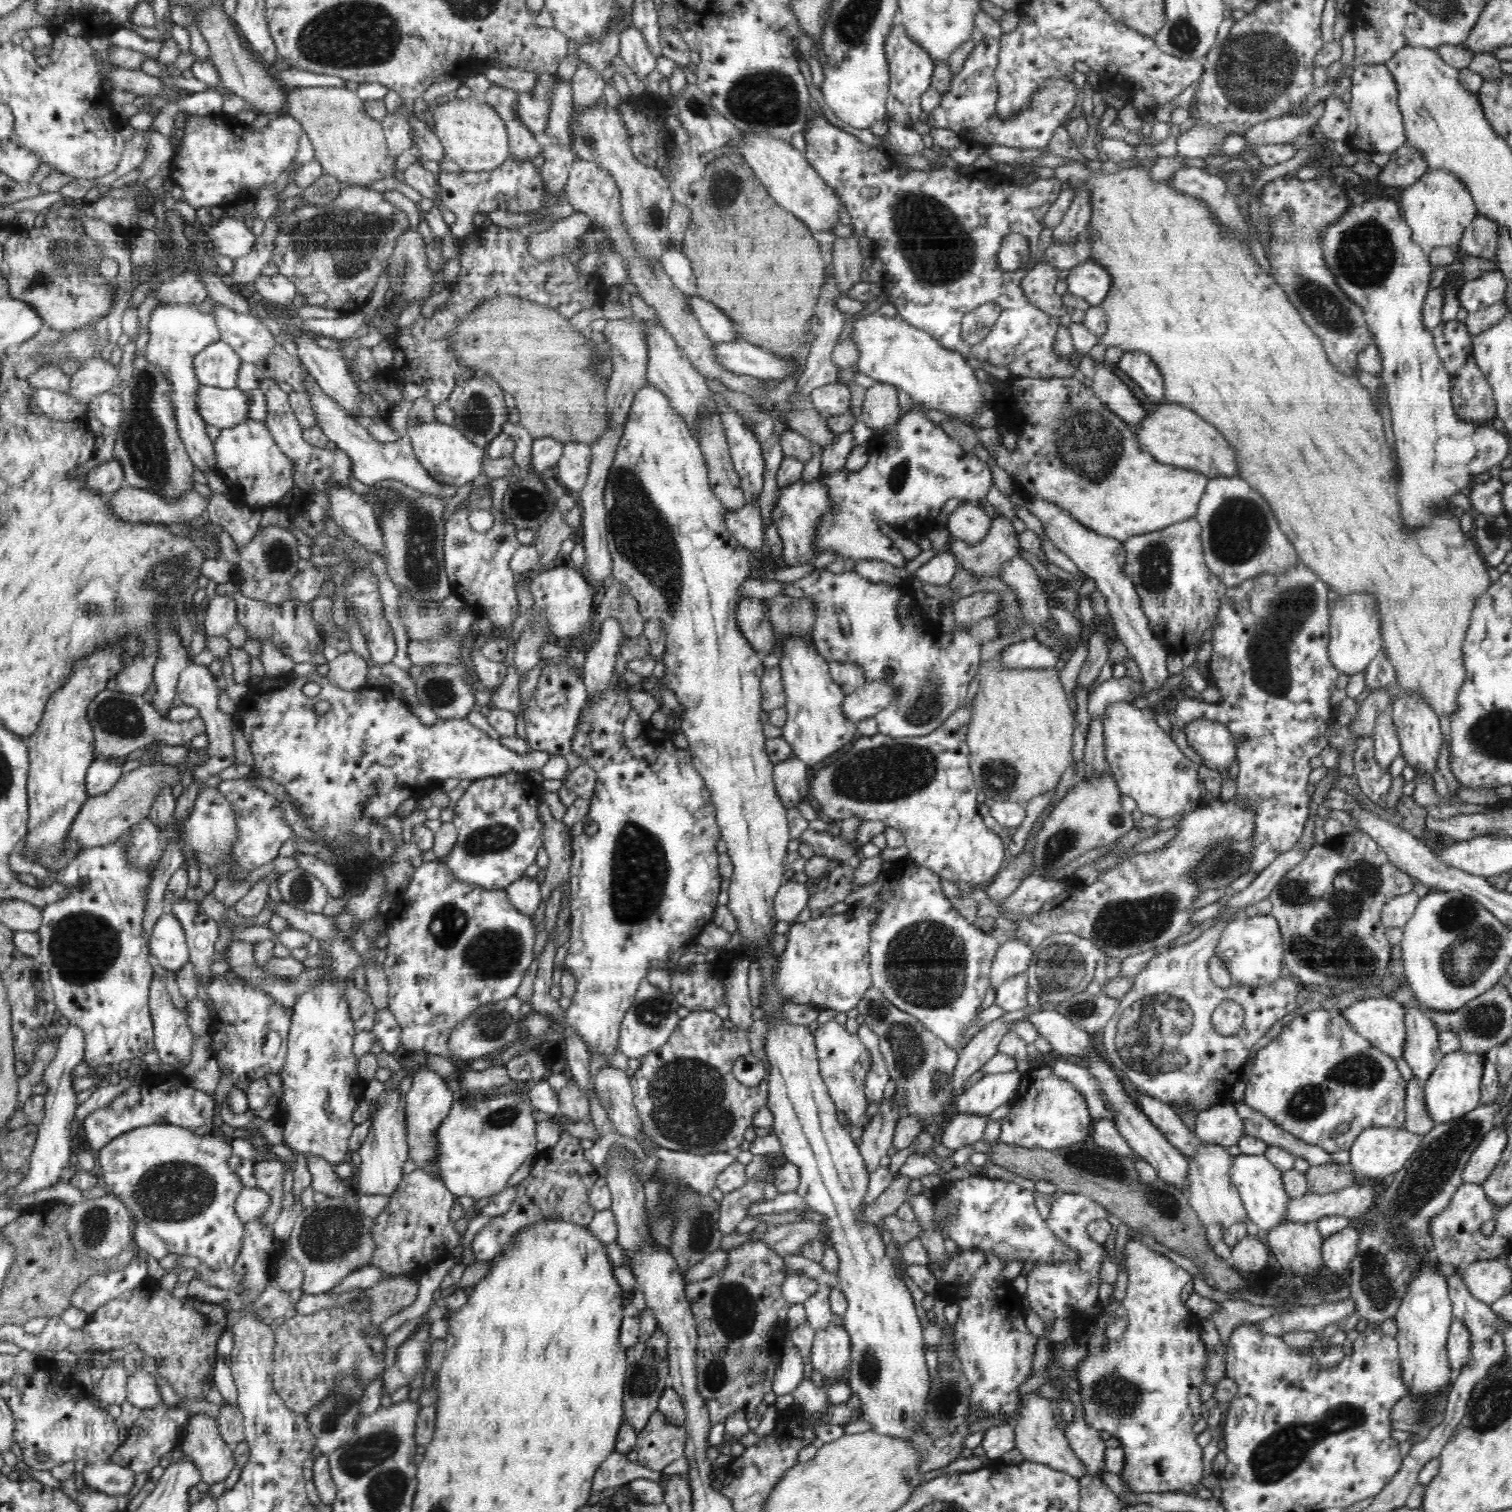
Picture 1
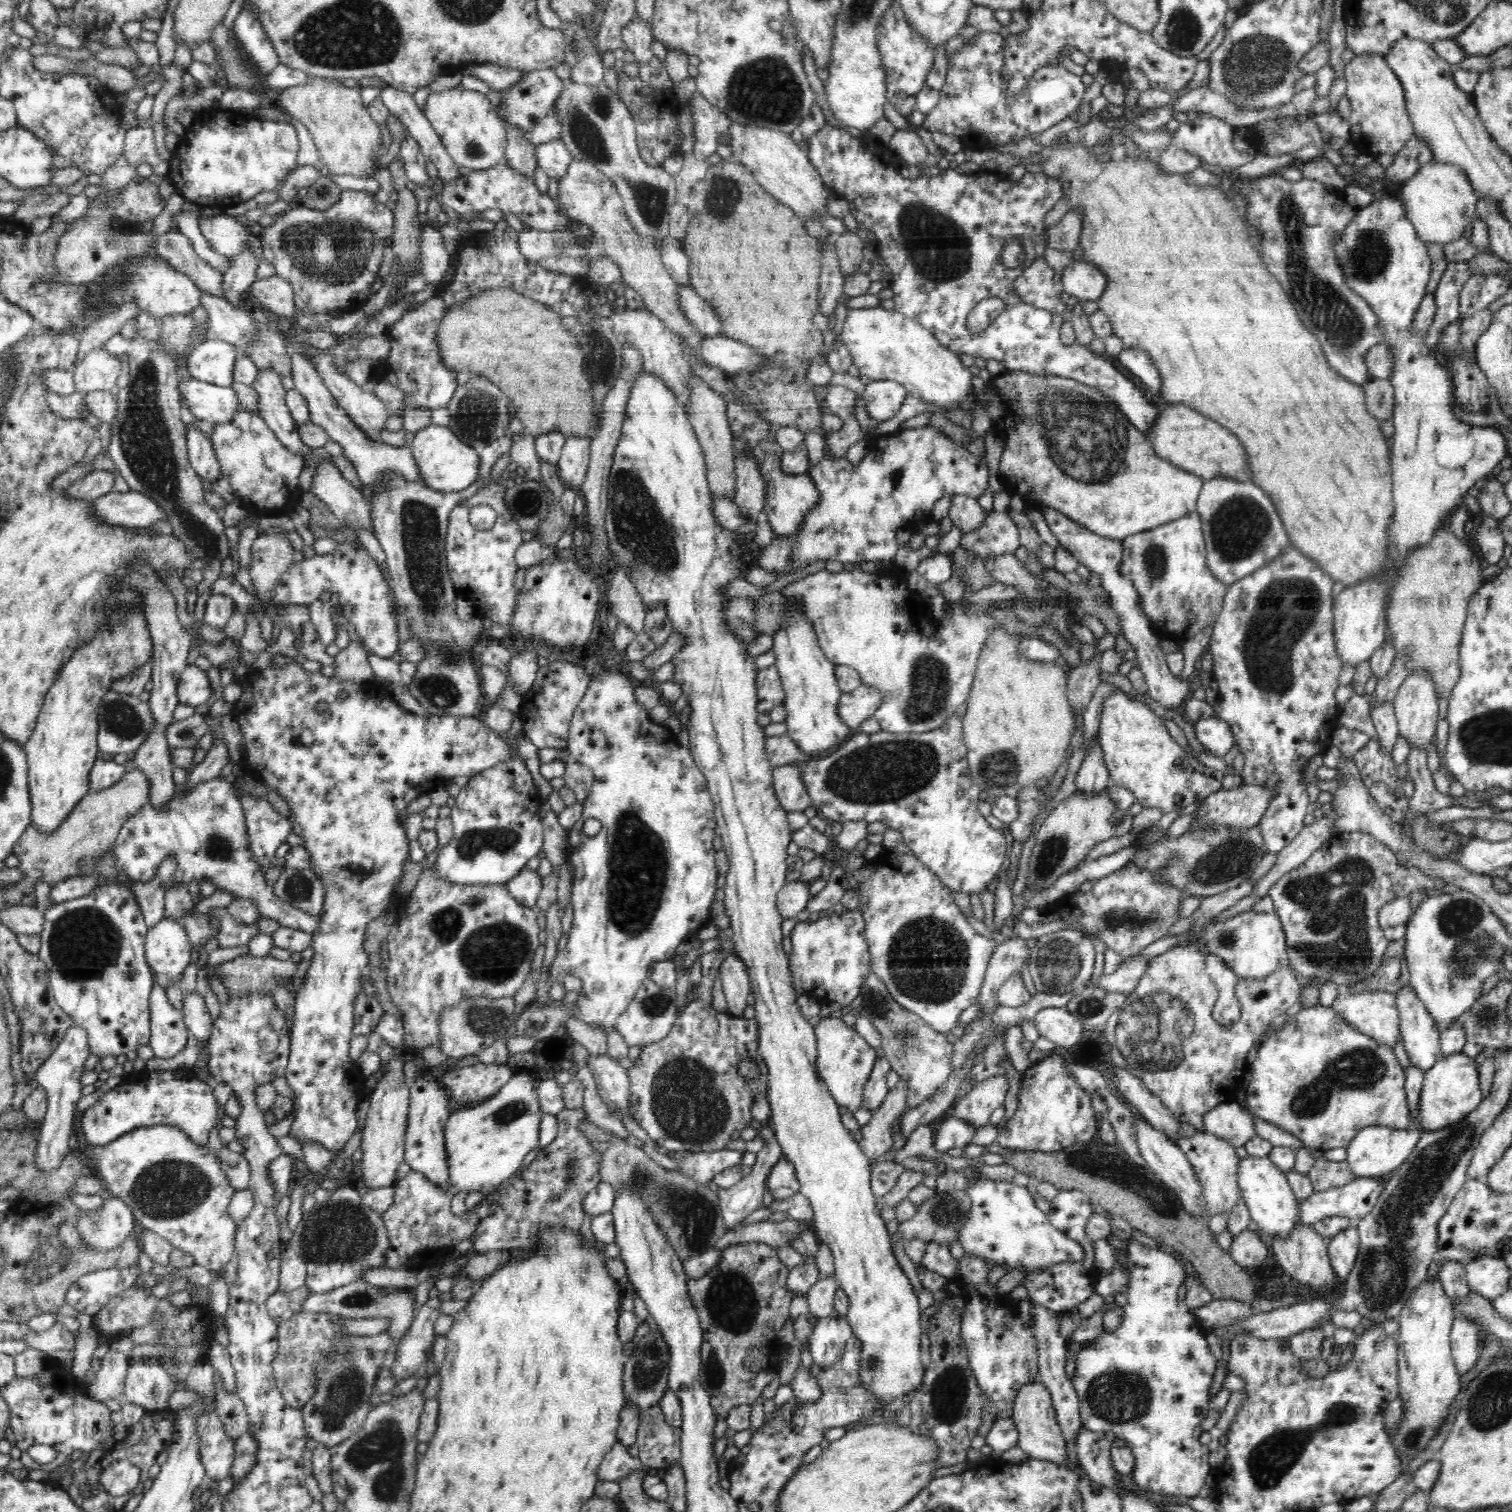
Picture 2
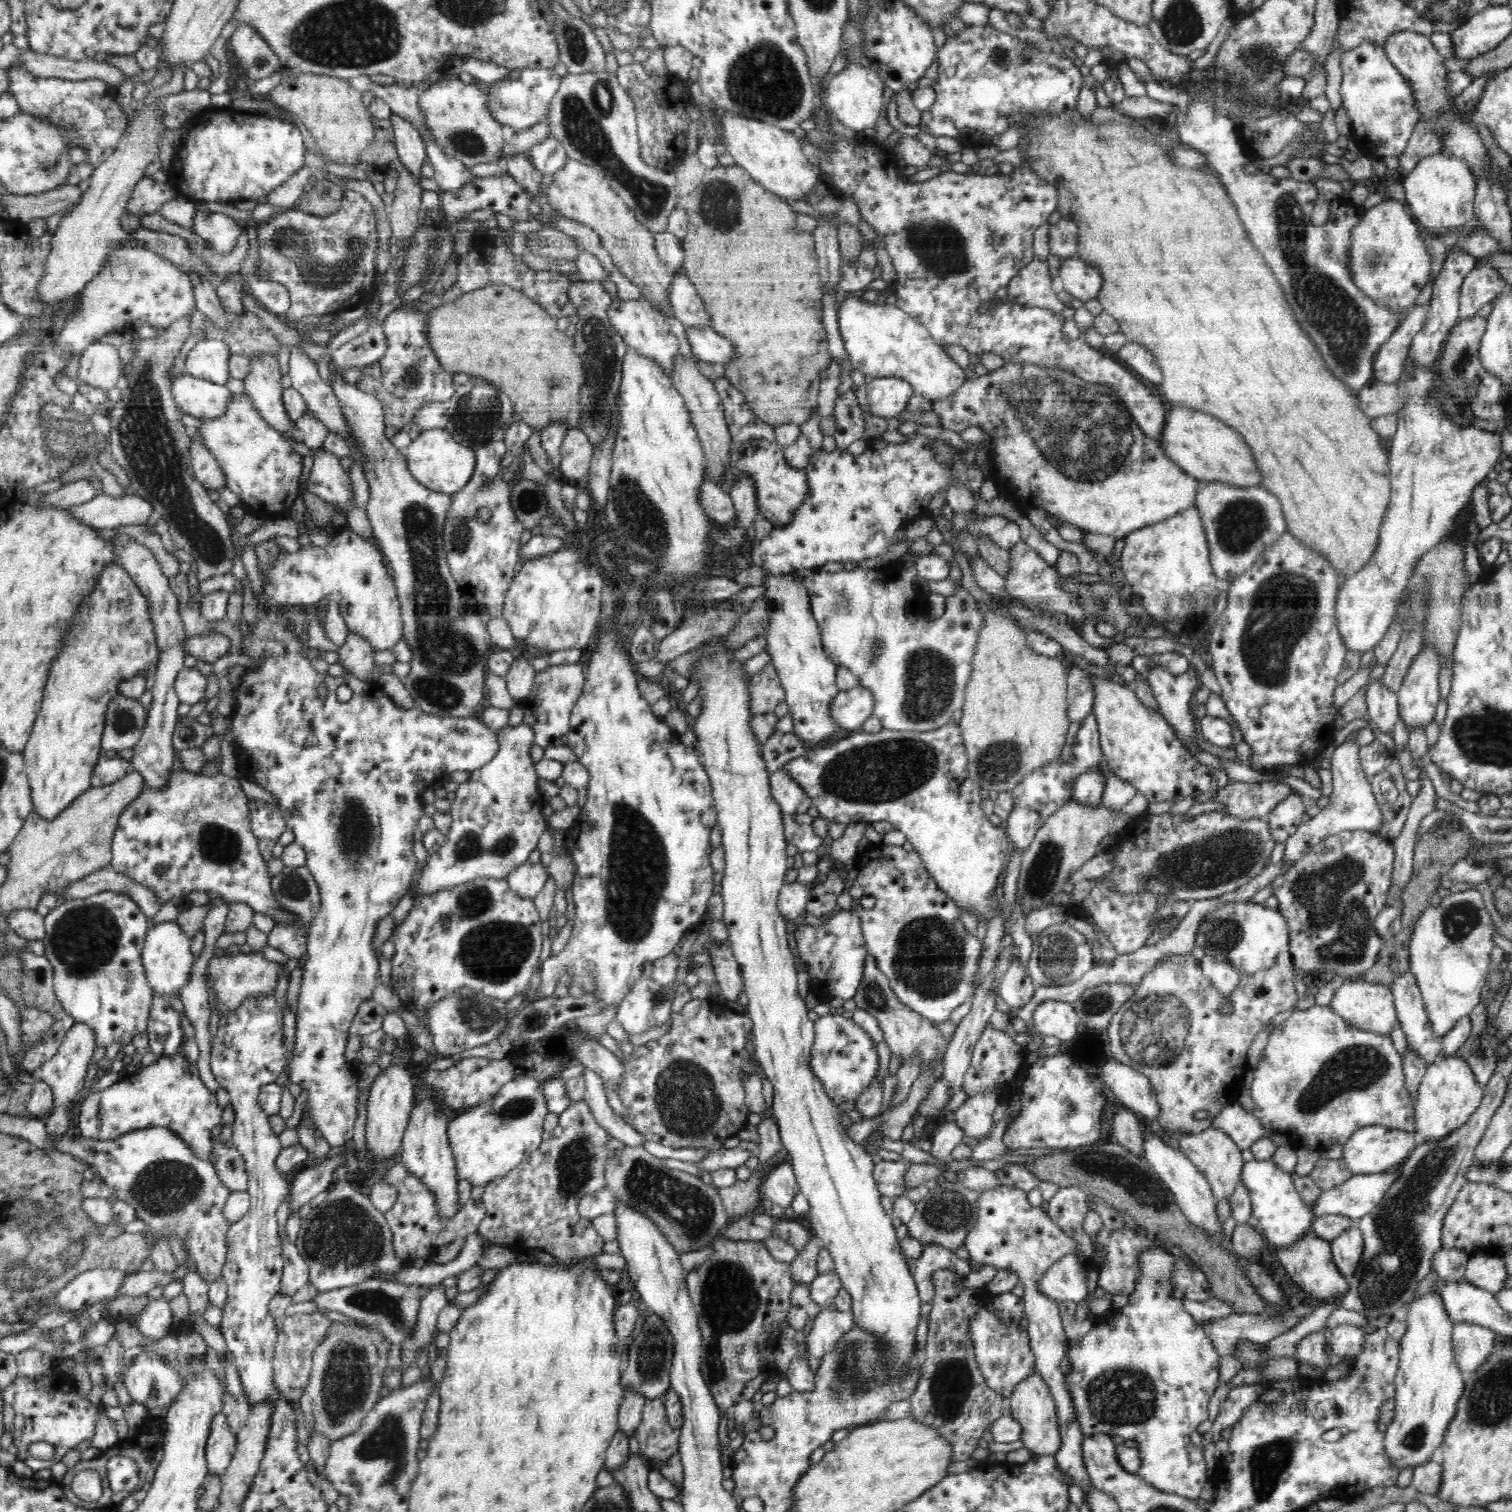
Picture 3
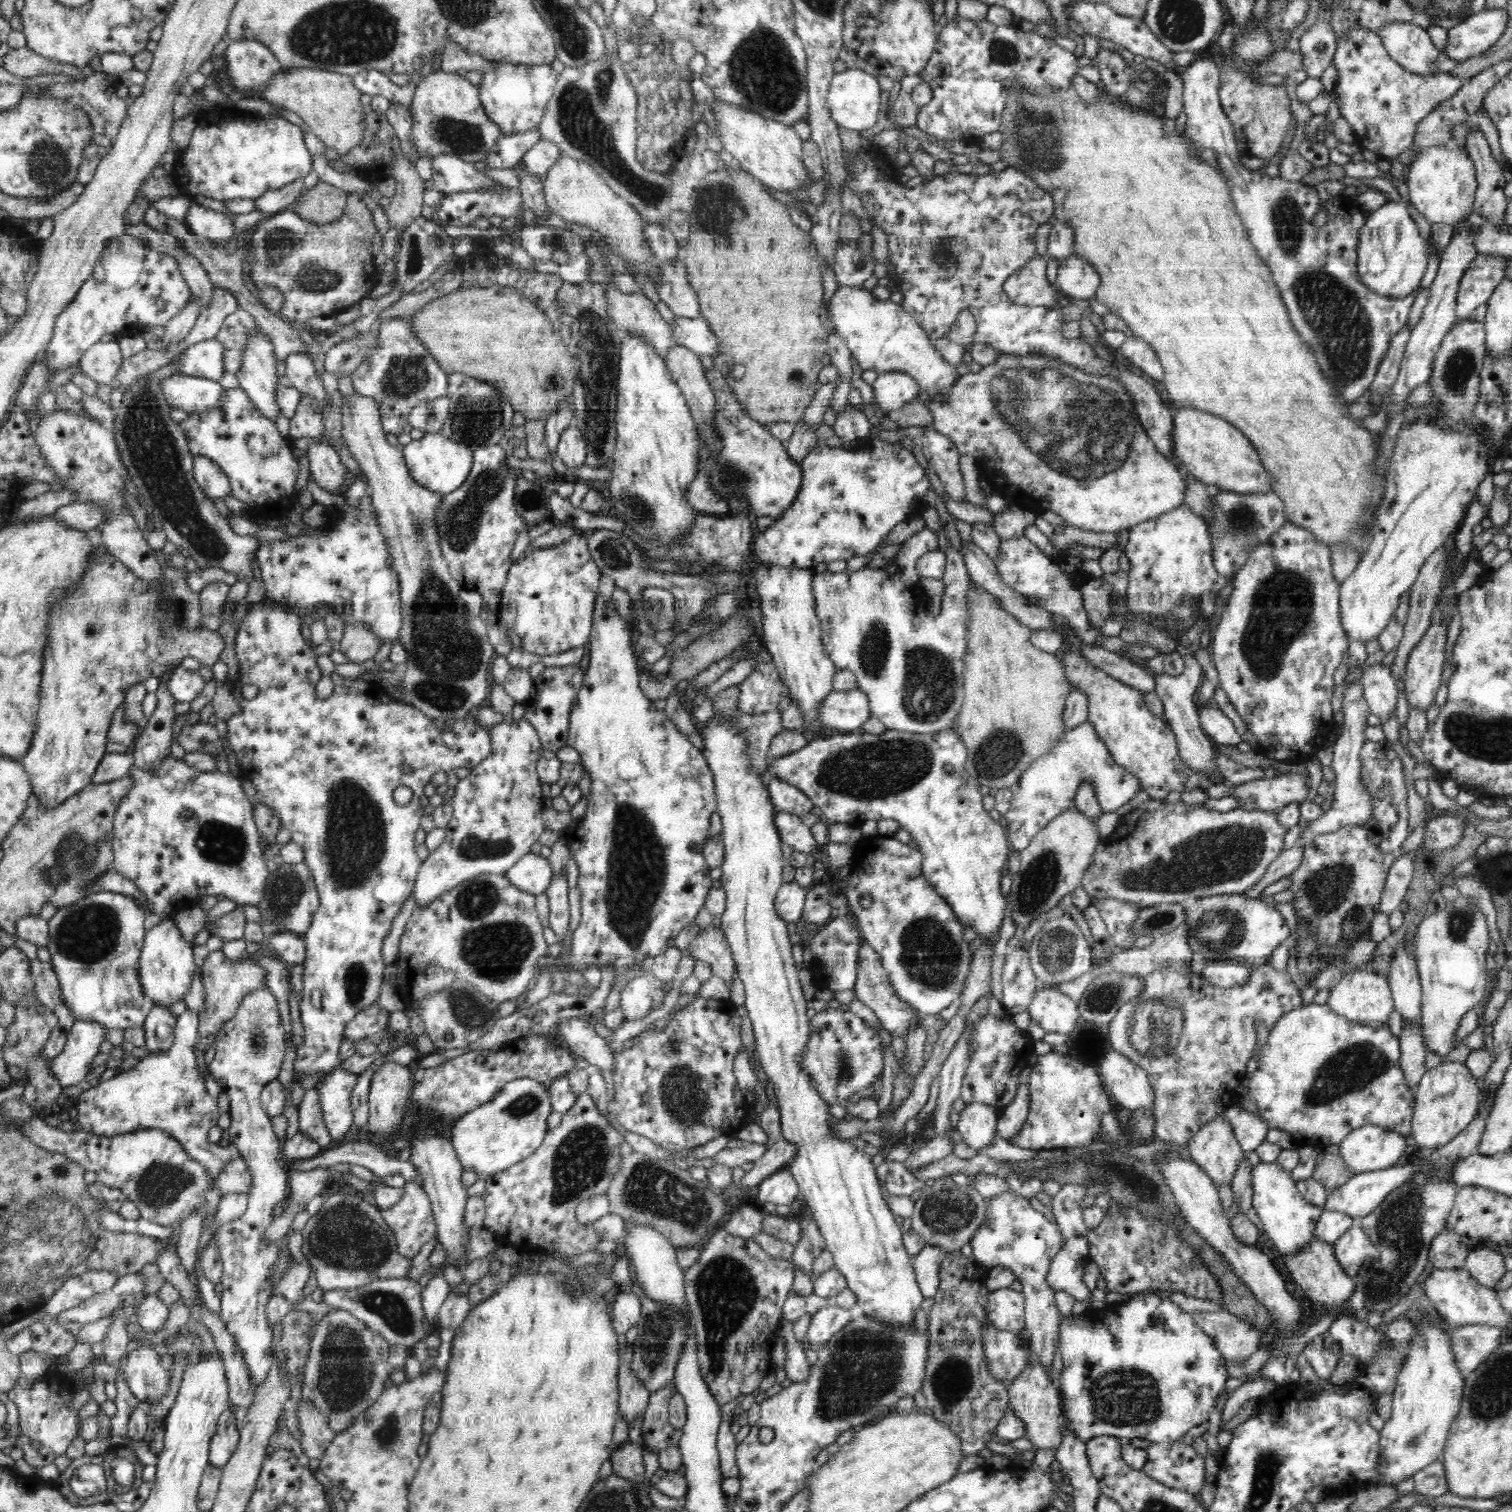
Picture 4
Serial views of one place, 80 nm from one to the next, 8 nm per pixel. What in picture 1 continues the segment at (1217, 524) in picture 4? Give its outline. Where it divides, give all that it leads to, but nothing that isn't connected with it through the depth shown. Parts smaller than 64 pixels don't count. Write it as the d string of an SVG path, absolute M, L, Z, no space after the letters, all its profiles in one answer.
M1240 476L1210 479L1195 519L1201 524L1206 566L1228 588L1262 574L1288 572L1298 564L1296 549L1279 527L1270 505Z

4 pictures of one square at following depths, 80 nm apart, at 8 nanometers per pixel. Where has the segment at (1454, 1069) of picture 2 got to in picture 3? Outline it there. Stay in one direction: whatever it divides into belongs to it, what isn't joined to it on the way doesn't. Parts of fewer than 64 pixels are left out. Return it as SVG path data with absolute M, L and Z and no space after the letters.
M1446 1056L1428 1065L1414 1102L1417 1142L1443 1139L1460 1128L1476 1112L1482 1098L1484 1089L1476 1080L1465 1056Z

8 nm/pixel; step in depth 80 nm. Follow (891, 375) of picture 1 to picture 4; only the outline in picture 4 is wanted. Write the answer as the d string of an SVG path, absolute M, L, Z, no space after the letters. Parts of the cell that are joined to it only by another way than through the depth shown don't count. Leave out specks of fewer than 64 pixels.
M861 285L839 286L827 305L827 311L834 329L846 341L851 356L856 358L863 371L875 370L878 375L905 372L914 377L919 388L928 394L952 386L961 376L956 367L930 344L928 334L917 324L917 320L902 305L889 298L876 300L871 290L861 289Z

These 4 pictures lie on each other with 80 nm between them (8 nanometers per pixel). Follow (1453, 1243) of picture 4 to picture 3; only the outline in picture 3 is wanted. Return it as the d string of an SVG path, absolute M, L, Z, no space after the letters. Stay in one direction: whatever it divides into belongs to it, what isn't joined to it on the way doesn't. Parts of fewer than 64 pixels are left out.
M1441 1247L1431 1261L1436 1278L1445 1282L1462 1282L1468 1260L1468 1254L1459 1248Z

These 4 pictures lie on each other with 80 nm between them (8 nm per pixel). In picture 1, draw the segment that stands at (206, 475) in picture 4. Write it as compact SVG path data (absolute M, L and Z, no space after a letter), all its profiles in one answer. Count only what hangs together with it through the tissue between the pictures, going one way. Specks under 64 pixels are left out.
M198 303L157 305L150 314L148 333L150 340L146 344L145 359L152 366L157 366L171 384L171 403L173 404L174 418L177 420L178 434L190 455L190 460L193 462L194 468L204 474L216 470L217 458L214 445L206 433L207 424L196 409L196 392L201 384L196 378L193 363L194 358L204 348L221 340L214 310L208 313L202 312Z

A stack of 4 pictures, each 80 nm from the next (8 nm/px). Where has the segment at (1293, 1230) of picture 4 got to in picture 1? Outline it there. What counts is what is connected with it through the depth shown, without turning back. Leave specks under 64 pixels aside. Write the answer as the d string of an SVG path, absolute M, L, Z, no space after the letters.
M1242 1153L1234 1156L1230 1181L1240 1194L1247 1216L1262 1231L1270 1231L1272 1228L1288 1222L1286 1221L1286 1210L1292 1199L1286 1195L1282 1174L1283 1171L1276 1169L1274 1164L1266 1159L1266 1156Z

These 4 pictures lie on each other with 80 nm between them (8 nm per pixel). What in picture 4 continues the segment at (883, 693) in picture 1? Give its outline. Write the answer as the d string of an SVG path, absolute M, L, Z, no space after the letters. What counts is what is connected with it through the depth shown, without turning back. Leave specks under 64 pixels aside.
M832 691L819 709L819 718L830 732L858 730L871 717L870 702L864 691Z

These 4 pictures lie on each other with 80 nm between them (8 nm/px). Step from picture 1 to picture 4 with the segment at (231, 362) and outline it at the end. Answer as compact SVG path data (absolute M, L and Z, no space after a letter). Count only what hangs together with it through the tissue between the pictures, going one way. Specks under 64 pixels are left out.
M216 339L191 345L180 353L177 368L180 374L218 381L224 372L224 346Z

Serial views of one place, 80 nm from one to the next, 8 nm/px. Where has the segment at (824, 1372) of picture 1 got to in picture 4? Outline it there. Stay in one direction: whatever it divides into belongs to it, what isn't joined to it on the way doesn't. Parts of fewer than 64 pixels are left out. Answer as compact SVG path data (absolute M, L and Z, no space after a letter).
M832 1302L827 1307L821 1308L811 1316L807 1331L809 1346L819 1352L838 1330L848 1326L852 1320L849 1309Z

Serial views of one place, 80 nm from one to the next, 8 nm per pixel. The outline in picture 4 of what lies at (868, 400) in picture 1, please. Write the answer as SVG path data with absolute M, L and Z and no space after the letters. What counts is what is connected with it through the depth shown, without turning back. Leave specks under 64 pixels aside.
M884 372L872 383L874 404L885 415L902 408L919 396L919 386L914 377L905 372Z

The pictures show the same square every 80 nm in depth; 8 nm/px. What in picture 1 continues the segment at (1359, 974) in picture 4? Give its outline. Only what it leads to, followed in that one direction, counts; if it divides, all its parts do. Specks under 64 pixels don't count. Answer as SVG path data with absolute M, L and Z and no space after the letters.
M1387 995L1364 998L1350 1004L1350 1008L1344 1008L1340 1013L1349 1020L1360 1036L1366 1037L1373 1044L1375 1051L1381 1050L1396 1061L1402 1058L1406 1044L1406 1011L1393 998Z

